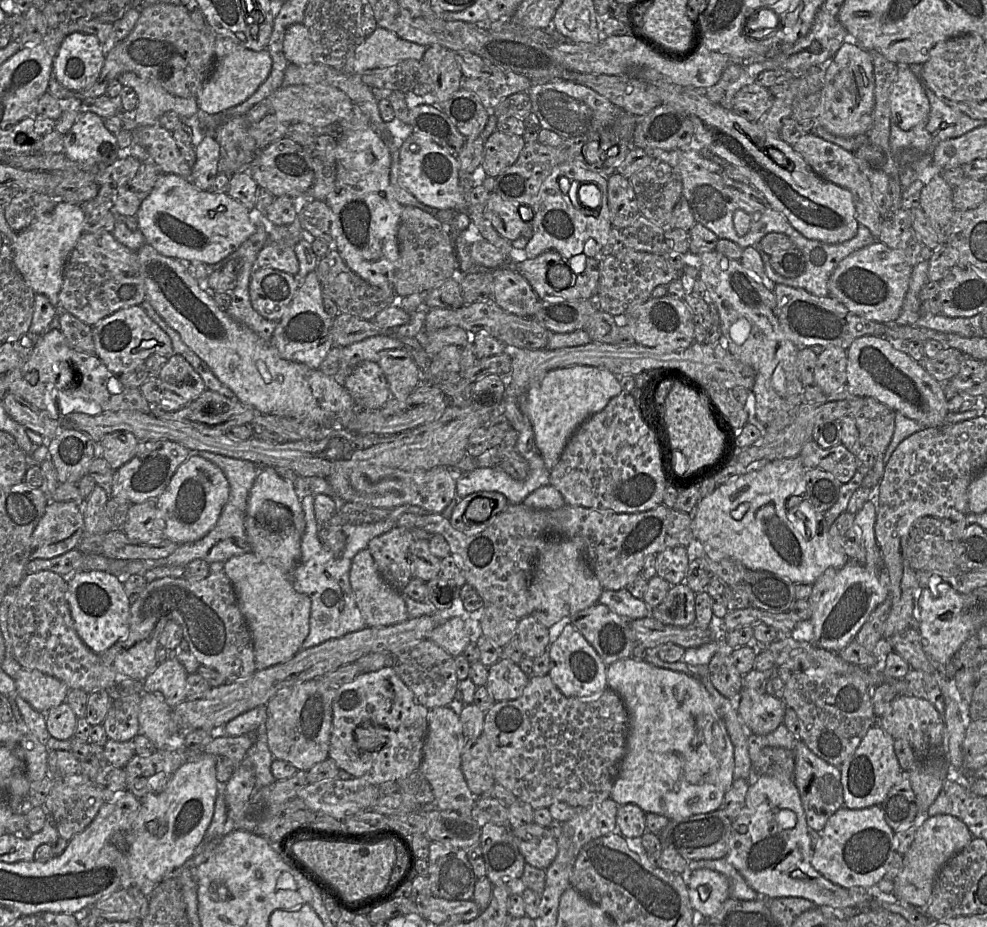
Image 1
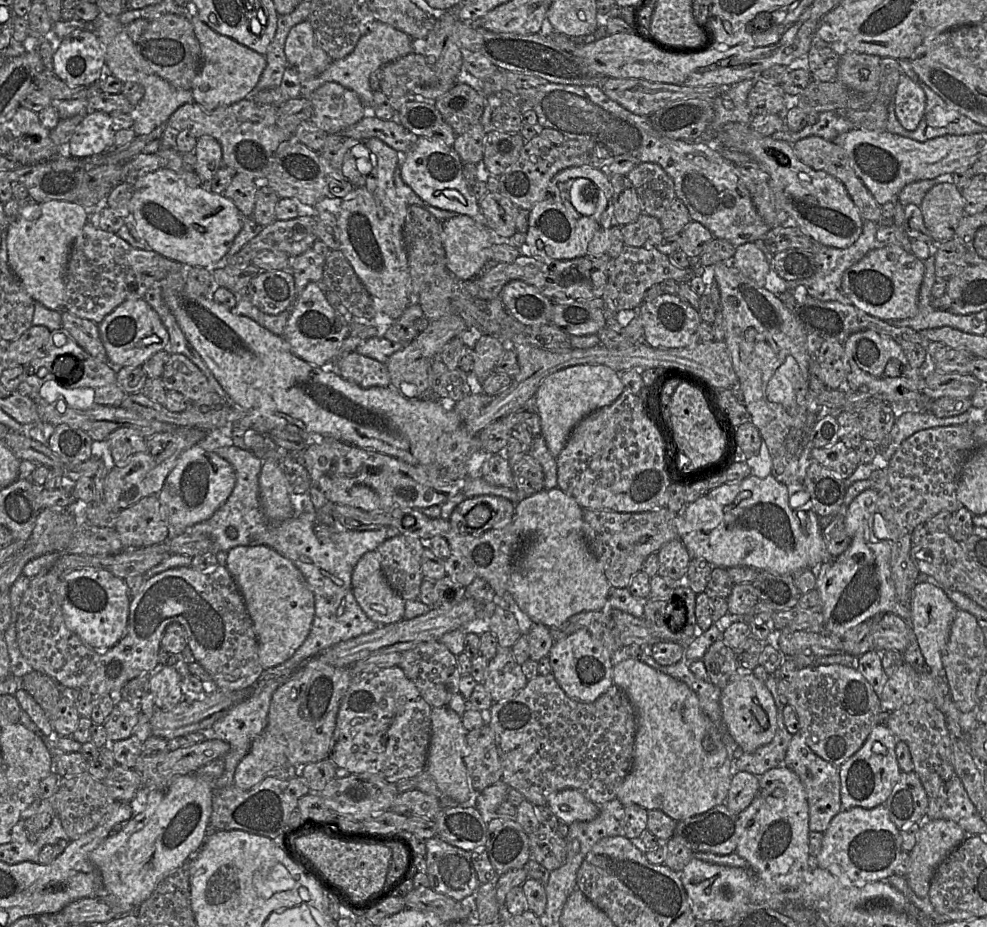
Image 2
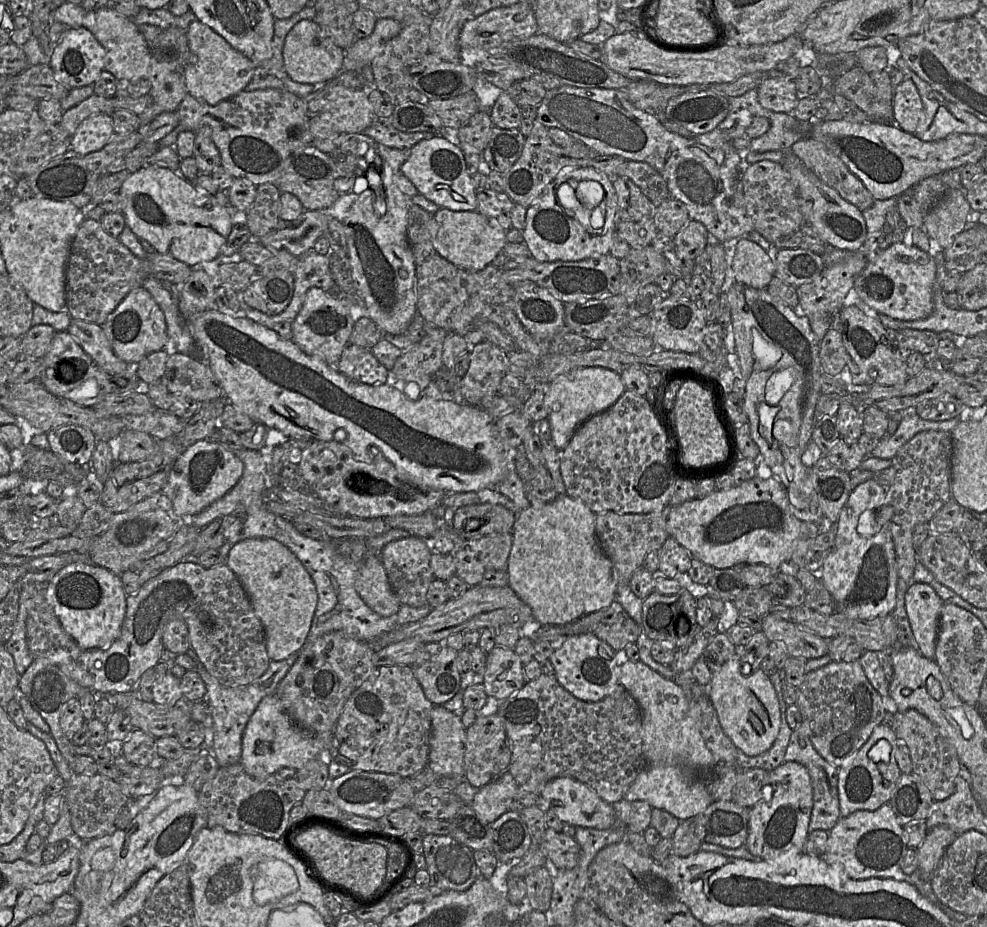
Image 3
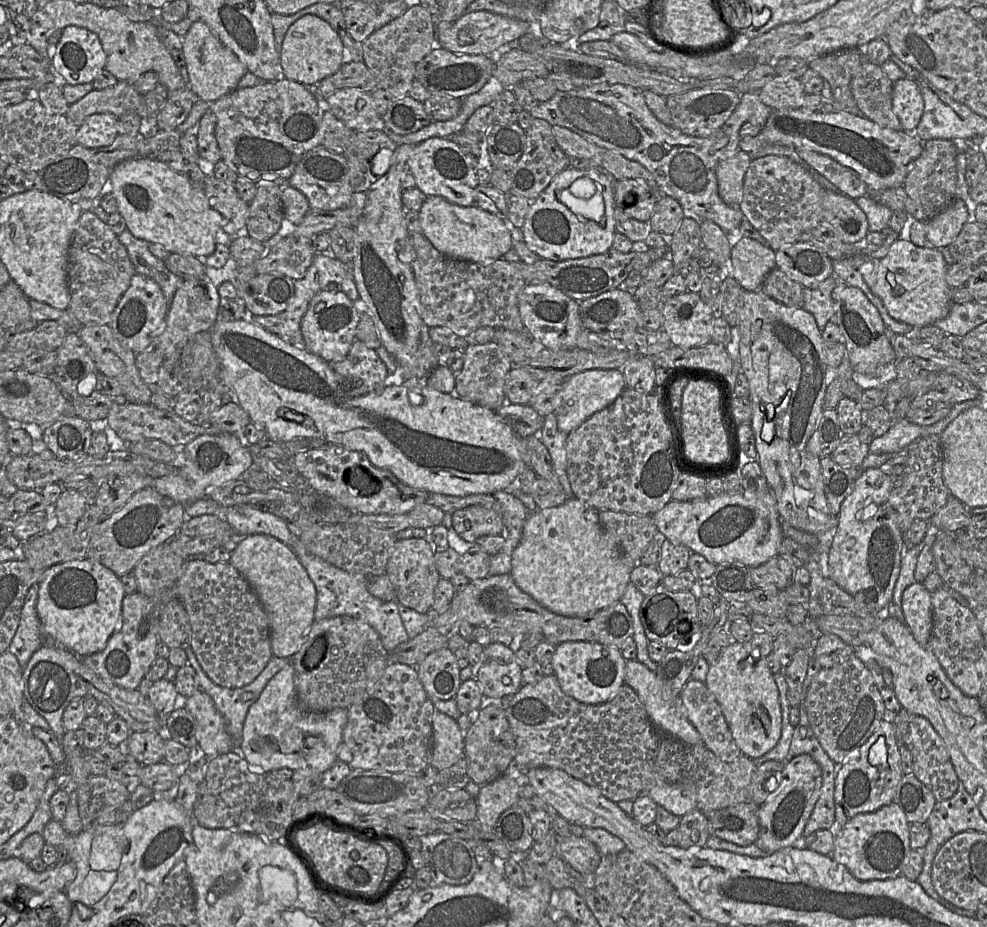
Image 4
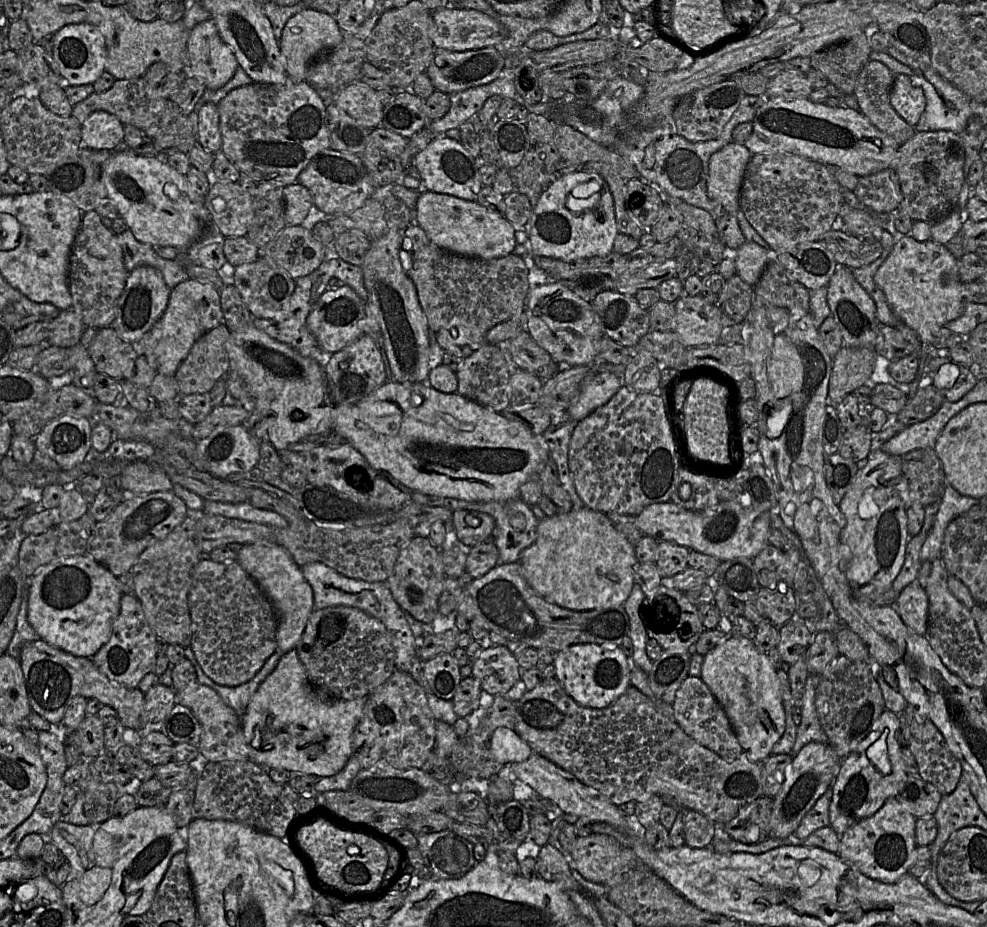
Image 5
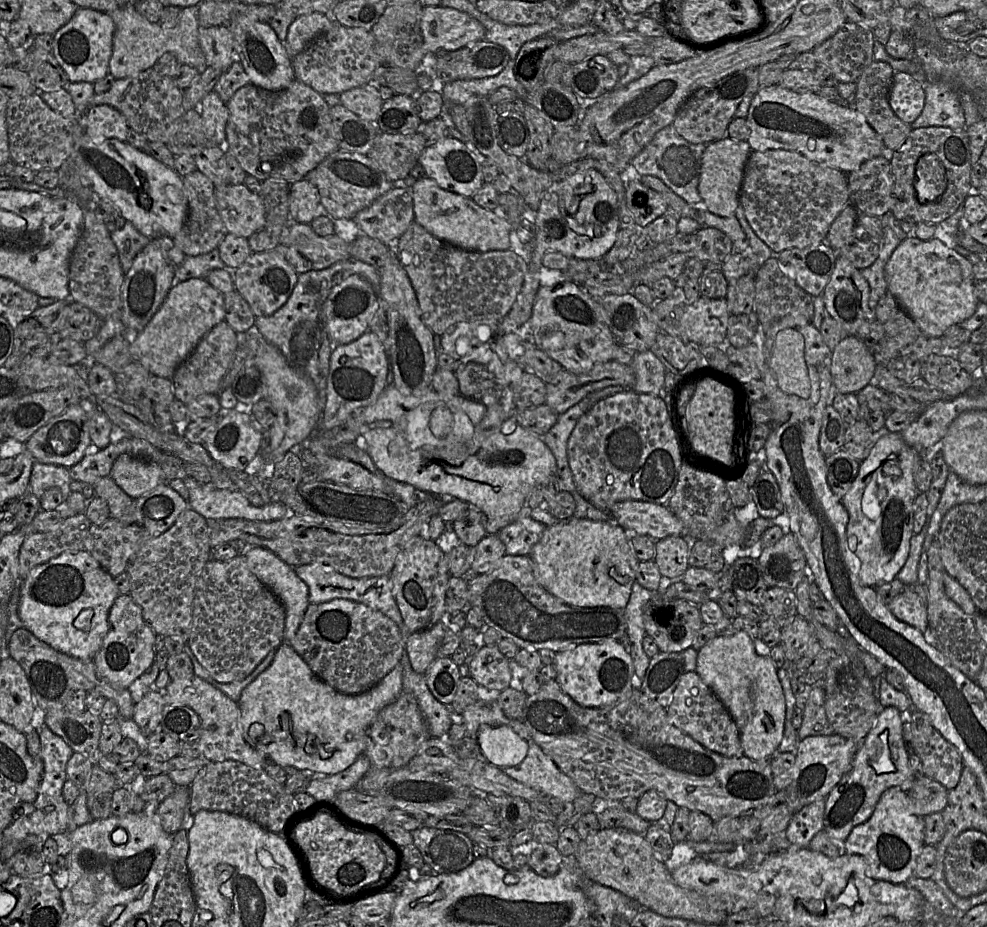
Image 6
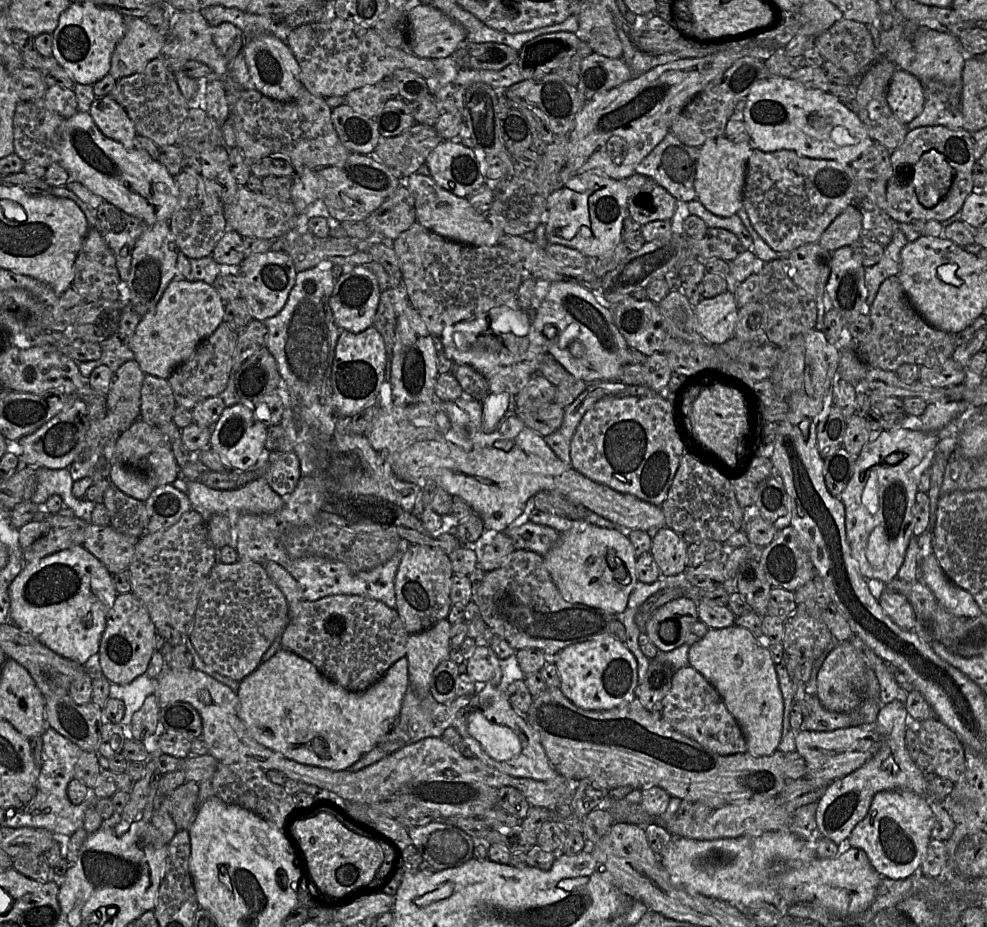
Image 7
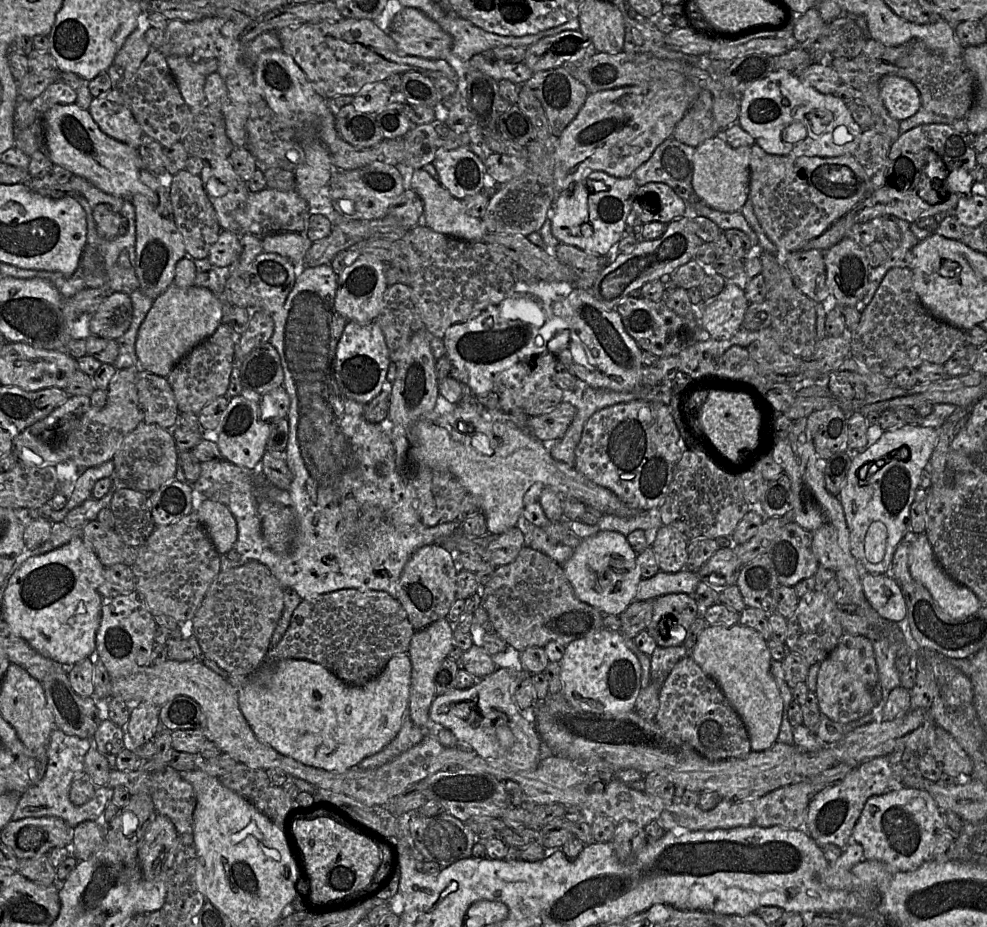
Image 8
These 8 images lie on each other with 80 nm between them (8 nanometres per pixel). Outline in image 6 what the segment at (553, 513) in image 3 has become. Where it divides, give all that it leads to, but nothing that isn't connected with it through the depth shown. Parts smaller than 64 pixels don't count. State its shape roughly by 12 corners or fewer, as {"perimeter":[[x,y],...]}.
{"perimeter":[[612,517],[547,526],[538,582],[572,606],[624,609],[638,561]]}

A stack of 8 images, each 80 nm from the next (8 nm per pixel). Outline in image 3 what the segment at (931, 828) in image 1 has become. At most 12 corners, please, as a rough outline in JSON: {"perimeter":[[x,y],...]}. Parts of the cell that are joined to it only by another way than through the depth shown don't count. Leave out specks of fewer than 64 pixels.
{"perimeter":[[928,831],[916,849],[918,872],[930,879],[956,834]]}

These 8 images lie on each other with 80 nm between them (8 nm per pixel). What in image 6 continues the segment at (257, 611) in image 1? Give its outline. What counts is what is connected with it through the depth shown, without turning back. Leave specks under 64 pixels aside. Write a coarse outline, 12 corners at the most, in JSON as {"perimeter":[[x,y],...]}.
{"perimeter":[[248,546],[249,569],[285,608],[283,642],[310,604],[308,586],[267,548]]}

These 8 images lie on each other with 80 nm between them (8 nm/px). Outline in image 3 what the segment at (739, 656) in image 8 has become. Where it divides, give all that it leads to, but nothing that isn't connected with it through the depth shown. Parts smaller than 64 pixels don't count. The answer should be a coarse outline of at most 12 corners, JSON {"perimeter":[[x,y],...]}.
{"perimeter":[[735,653],[707,687],[723,731],[754,757],[781,712],[769,676]]}

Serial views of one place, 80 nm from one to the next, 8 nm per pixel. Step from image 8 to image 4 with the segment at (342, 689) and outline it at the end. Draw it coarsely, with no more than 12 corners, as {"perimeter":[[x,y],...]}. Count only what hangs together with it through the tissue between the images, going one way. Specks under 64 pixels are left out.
{"perimeter":[[288,662],[247,712],[239,752],[259,771],[323,774],[348,709],[303,709]]}

